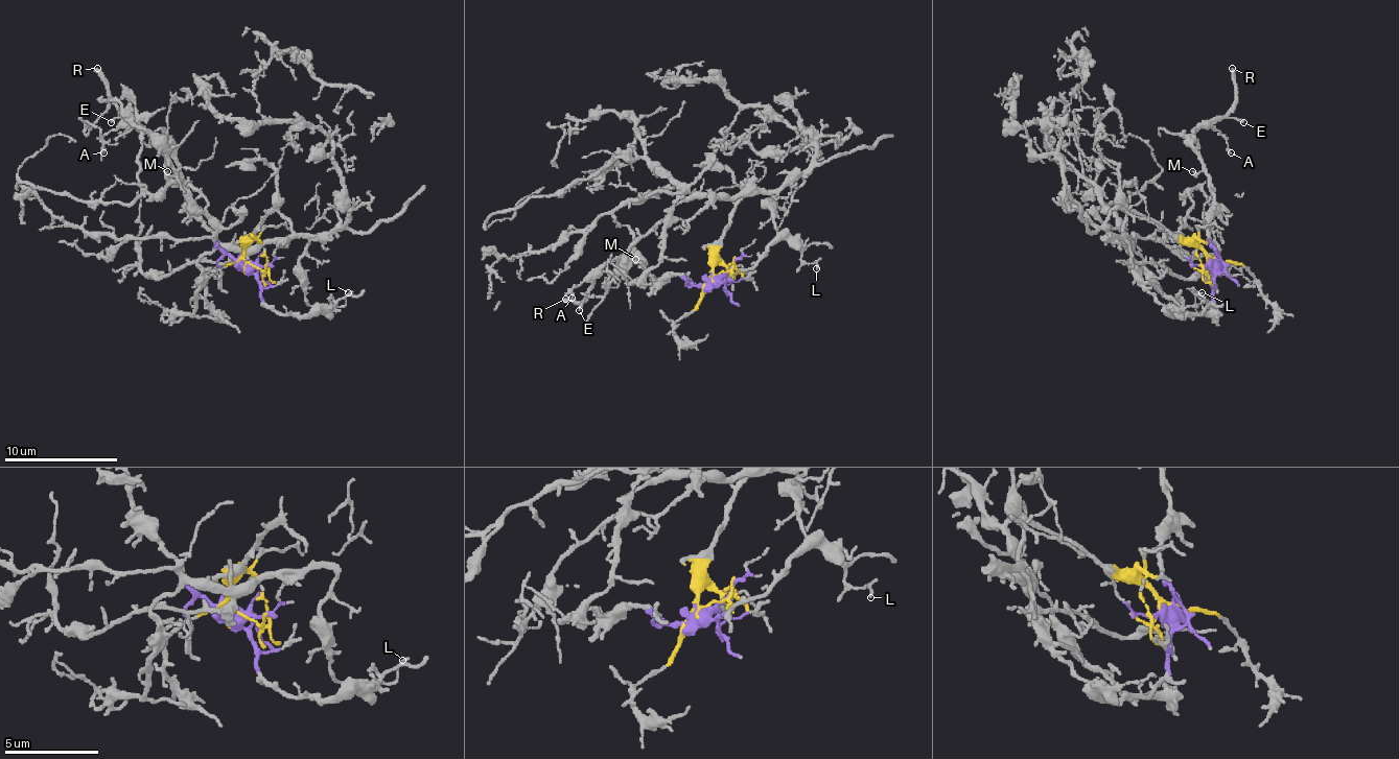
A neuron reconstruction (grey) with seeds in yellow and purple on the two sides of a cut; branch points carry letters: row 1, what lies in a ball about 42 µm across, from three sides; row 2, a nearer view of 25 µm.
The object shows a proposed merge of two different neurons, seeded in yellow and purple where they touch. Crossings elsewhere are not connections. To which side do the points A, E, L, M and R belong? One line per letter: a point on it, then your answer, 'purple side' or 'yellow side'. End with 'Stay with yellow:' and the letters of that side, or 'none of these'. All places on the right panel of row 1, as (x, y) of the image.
A: at (1231, 152); purple side
E: at (1243, 122); purple side
L: at (1202, 292); purple side
M: at (1192, 171); purple side
R: at (1232, 68); purple side
Stay with yellow: none of these

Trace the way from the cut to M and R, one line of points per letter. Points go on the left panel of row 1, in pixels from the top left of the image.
M: (246, 263), (224, 250), (215, 233), (186, 198), (184, 179), (178, 170), (167, 170)
R: (246, 263), (224, 250), (186, 198), (178, 159), (164, 142), (141, 134), (124, 117), (96, 69)

